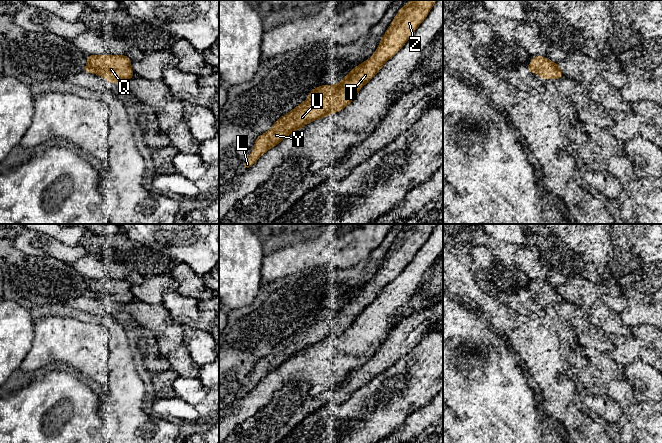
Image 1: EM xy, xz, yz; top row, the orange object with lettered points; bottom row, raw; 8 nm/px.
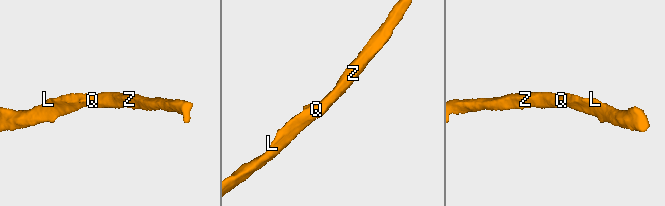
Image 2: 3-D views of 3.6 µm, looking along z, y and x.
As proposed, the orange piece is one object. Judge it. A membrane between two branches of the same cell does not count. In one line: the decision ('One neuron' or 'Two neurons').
One neuron

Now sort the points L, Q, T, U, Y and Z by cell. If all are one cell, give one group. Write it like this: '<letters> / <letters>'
L Q T U Y Z

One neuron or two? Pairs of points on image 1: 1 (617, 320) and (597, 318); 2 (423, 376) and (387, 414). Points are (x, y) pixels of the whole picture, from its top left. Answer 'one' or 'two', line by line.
1: one
2: one

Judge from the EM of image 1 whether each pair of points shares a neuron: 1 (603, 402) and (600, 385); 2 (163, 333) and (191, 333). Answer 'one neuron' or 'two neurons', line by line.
1: two neurons
2: two neurons

